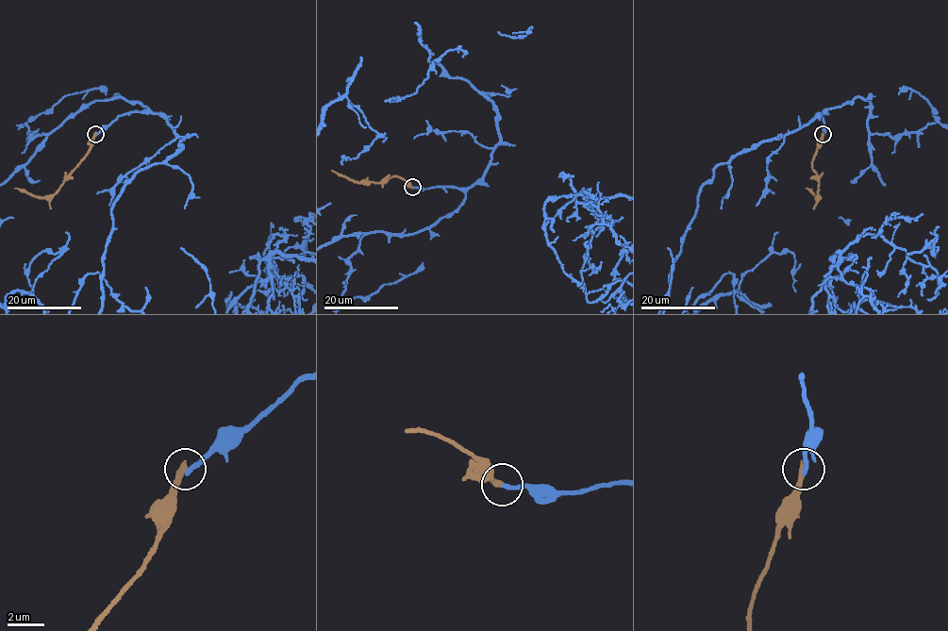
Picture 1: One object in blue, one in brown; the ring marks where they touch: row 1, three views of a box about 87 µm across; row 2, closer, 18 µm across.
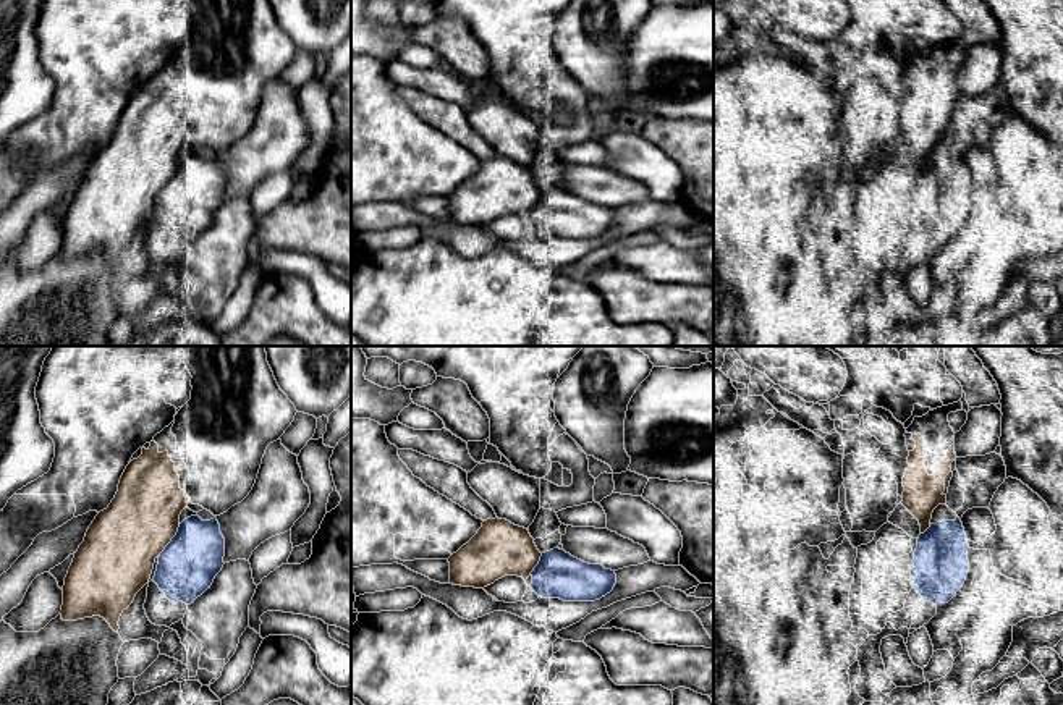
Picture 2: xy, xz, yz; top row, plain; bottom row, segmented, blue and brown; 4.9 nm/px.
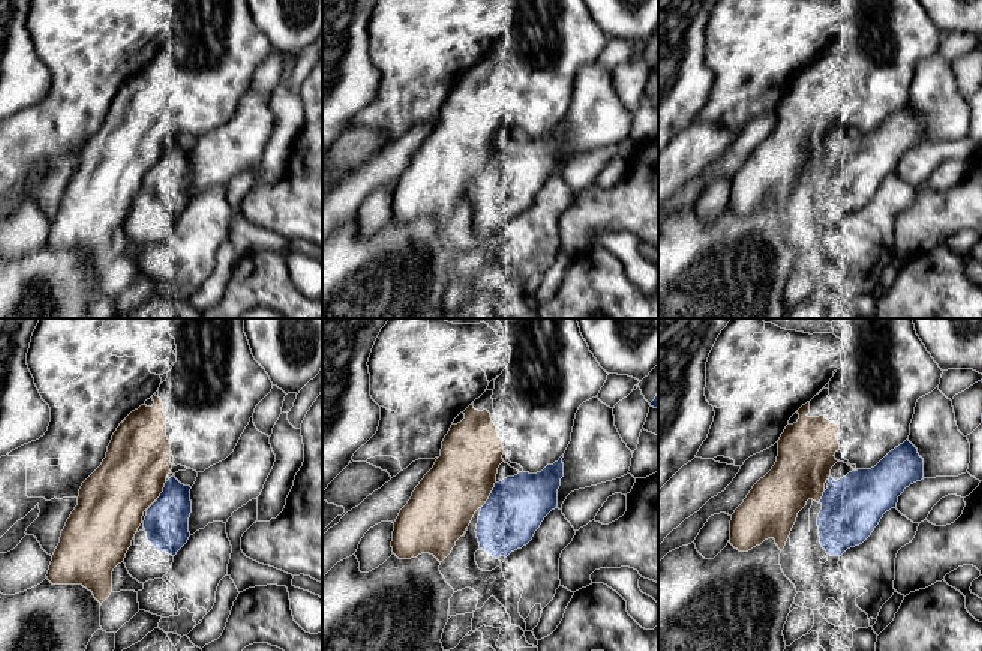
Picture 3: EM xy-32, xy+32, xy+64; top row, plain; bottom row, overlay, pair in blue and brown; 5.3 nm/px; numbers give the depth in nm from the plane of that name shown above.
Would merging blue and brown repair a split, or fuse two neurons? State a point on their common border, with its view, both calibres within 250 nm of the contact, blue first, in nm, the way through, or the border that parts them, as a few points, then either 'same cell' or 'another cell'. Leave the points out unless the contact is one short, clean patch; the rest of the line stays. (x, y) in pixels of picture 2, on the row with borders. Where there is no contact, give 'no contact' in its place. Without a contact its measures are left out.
meets blue in xy at (172, 539); 300 nm thick on the blue side, 360 nm on the other; same cell

